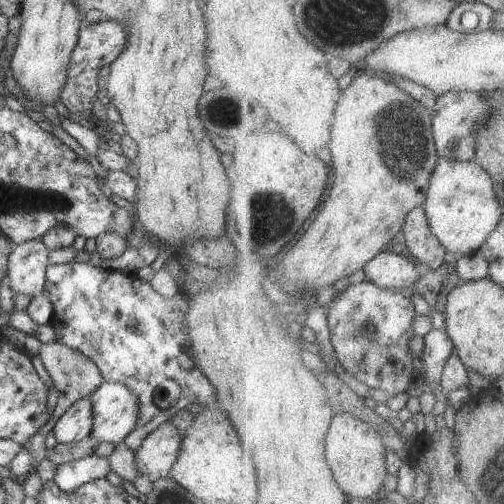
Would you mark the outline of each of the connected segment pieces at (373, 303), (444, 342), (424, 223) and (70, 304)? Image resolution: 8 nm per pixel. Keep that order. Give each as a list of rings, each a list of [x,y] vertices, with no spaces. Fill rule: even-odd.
[[[368,278],[352,285],[345,293],[335,296],[329,311],[332,342],[341,363],[372,390],[384,389],[392,396],[408,392],[416,374],[416,358],[410,350],[410,342],[416,336],[416,316],[416,304],[409,292],[379,287]]]
[[[433,328],[425,340],[425,354],[428,382],[439,382],[442,385],[443,374],[452,353],[457,350],[449,331]]]
[[[418,207],[409,214],[404,234],[409,250],[416,260],[437,269],[446,262],[448,249],[434,234],[430,223],[425,207]]]
[[[72,261],[70,264],[63,265],[50,264],[45,279],[45,296],[52,303],[53,315],[50,325],[54,330],[55,341],[85,354],[96,364],[104,381],[124,385],[138,397],[137,421],[130,434],[127,434],[123,440],[130,450],[135,452],[150,431],[170,421],[176,412],[186,408],[188,404],[197,402],[197,398],[204,398],[208,394],[208,398],[214,400],[215,388],[197,367],[196,360],[191,354],[191,338],[185,320],[189,302],[185,294],[165,297],[154,291],[149,282],[140,279],[136,272],[128,272],[124,269],[106,270],[95,267],[90,262]],[[166,379],[173,379],[178,383],[181,395],[174,406],[160,409],[152,401],[153,390],[155,385]]]

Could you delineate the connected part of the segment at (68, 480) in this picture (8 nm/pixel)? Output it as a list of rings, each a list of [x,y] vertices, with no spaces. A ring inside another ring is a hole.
[[[88,455],[69,463],[57,465],[53,481],[63,491],[70,492],[75,491],[84,483],[105,478],[110,471],[111,466],[107,458]]]

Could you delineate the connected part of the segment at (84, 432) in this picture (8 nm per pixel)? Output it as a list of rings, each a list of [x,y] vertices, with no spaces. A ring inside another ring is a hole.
[[[86,398],[73,402],[60,415],[52,431],[58,443],[70,444],[88,437],[92,427],[91,400]]]

